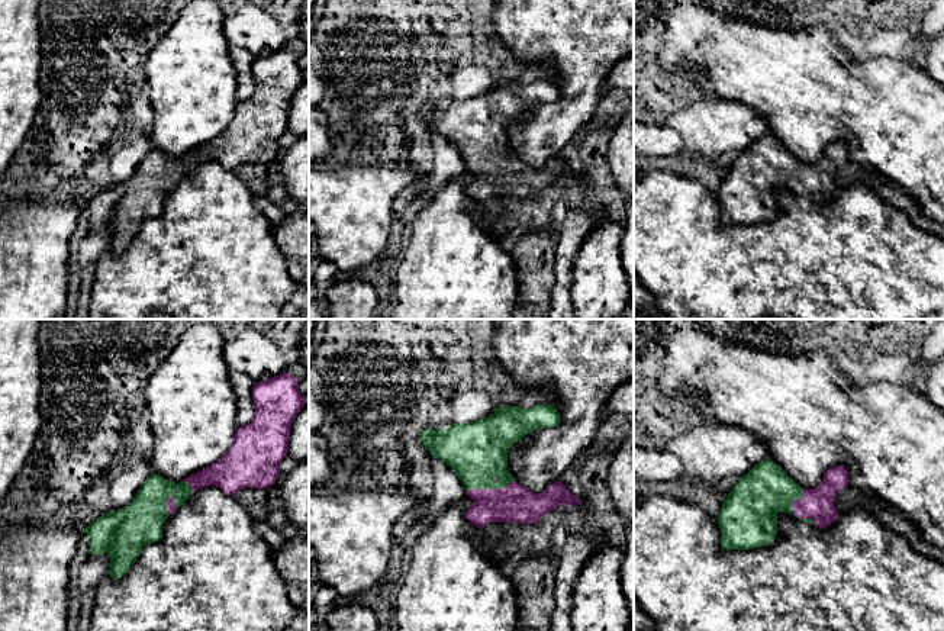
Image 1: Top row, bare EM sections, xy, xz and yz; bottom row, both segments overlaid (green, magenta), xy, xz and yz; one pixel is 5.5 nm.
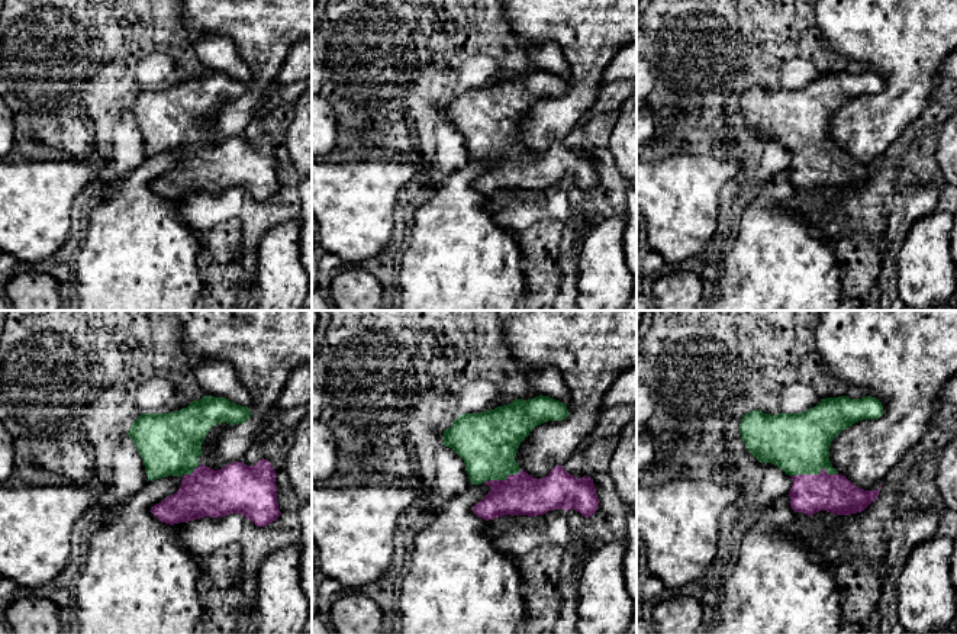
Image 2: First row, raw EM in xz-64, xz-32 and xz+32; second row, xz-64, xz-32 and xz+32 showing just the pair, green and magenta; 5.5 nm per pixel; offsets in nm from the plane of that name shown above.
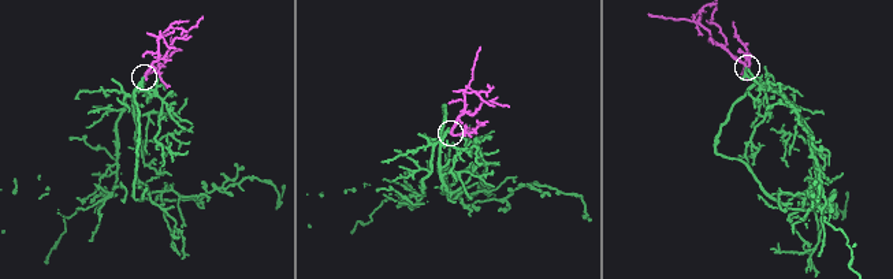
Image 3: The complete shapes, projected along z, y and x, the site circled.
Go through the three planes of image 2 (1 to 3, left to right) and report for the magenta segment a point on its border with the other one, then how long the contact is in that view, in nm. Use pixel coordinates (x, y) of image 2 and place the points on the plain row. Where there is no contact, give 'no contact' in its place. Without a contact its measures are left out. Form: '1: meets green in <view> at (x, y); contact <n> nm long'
1: meets green in xz-64 at (190, 148); contact 130 nm long
2: meets green in xz-32 at (502, 154); contact 220 nm long
3: meets green in xz+32 at (814, 148); contact 260 nm long

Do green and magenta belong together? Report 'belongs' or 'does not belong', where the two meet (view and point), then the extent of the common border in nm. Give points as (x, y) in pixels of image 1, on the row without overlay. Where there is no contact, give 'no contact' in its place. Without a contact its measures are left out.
belongs | xz (490, 163) | 280 nm

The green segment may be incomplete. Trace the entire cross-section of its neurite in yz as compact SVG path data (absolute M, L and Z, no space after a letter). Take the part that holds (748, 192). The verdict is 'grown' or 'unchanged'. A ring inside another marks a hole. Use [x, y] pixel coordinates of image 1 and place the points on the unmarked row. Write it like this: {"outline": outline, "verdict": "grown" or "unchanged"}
{"outline": "M767 133L740 152L722 177L718 200L724 225L750 225L770 220L777 210L777 189L784 187L819 203L831 200L838 186L834 181L837 170L848 161L848 148L844 141L834 141L824 149L815 164L803 164L773 135Z", "verdict": "grown"}

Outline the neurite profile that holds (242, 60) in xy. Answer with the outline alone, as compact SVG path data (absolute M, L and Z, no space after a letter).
M229 44L229 58L238 78L236 97L239 102L248 100L255 91L255 78L252 74L255 57L245 48Z

